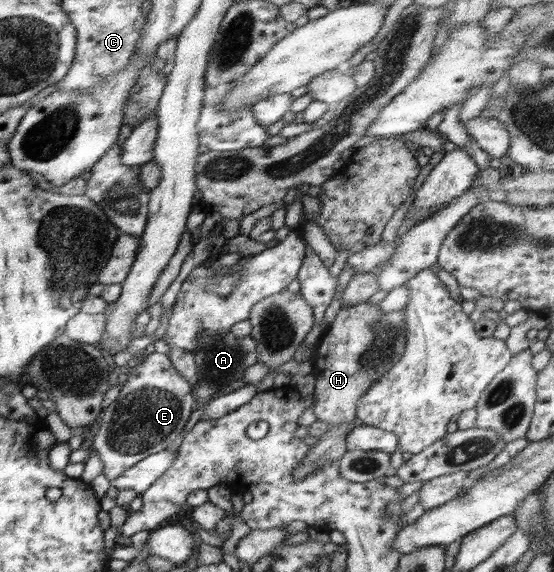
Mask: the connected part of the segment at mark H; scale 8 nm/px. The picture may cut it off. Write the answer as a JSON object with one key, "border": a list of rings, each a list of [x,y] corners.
{"border":[[[366,300],[357,304],[344,304],[340,308],[340,313],[336,315],[335,321],[326,328],[325,332],[316,343],[315,352],[310,358],[313,365],[313,373],[316,383],[312,399],[312,410],[316,414],[315,418],[330,425],[330,432],[320,436],[319,442],[310,446],[308,456],[302,460],[302,464],[293,471],[295,478],[303,478],[310,472],[315,472],[318,467],[326,463],[338,462],[346,454],[346,437],[353,429],[356,417],[356,408],[362,395],[368,392],[372,383],[380,380],[380,377],[388,374],[390,368],[400,361],[405,350],[405,311],[381,312],[376,304]]]}

